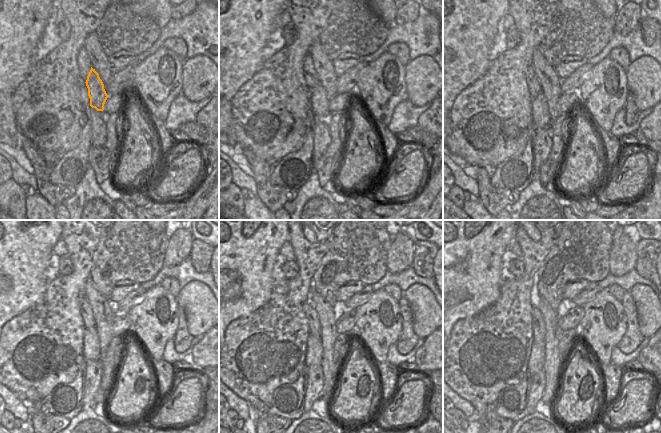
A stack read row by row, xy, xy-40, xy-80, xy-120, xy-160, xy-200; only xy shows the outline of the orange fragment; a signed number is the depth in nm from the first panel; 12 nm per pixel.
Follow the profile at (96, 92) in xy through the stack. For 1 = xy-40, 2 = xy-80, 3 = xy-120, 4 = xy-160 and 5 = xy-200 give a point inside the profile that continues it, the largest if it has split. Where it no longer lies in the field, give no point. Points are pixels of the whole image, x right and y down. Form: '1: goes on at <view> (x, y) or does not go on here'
1: goes on at xy-40 (319, 102)
2: goes on at xy-80 (539, 109)
3: goes on at xy-120 (91, 350)
4: goes on at xy-160 (314, 351)
5: goes on at xy-200 (536, 362)

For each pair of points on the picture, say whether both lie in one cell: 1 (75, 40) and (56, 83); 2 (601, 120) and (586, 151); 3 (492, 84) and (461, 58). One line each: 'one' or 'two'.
1: one
2: two
3: two

